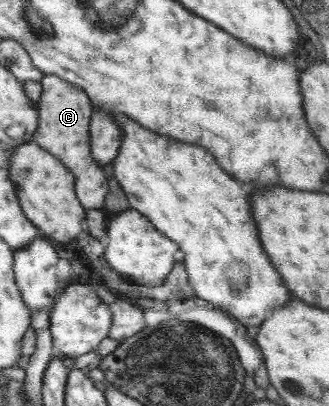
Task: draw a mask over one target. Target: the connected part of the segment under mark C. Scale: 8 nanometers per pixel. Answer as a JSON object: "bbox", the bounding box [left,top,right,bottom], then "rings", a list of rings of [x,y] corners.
{"bbox":[33,74,108,207],"rings":[[[46,74],[41,80],[42,95],[36,106],[40,120],[33,142],[54,154],[76,178],[76,192],[82,205],[102,207],[108,193],[108,179],[100,164],[92,157],[89,123],[94,112],[91,98],[78,85],[72,85],[61,77]]]}

